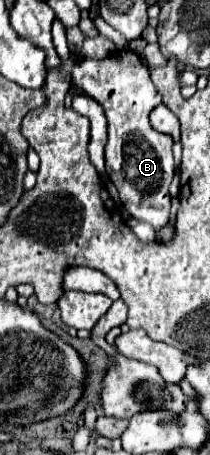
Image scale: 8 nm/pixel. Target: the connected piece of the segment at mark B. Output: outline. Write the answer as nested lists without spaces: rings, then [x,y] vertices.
[[[116,51],[114,55],[94,61],[78,59],[72,67],[72,83],[88,97],[104,107],[108,119],[108,143],[106,143],[106,175],[116,185],[120,201],[130,217],[148,223],[154,231],[168,225],[170,195],[168,187],[174,177],[172,137],[158,133],[150,127],[150,111],[162,103],[156,91],[148,67],[132,51]]]

